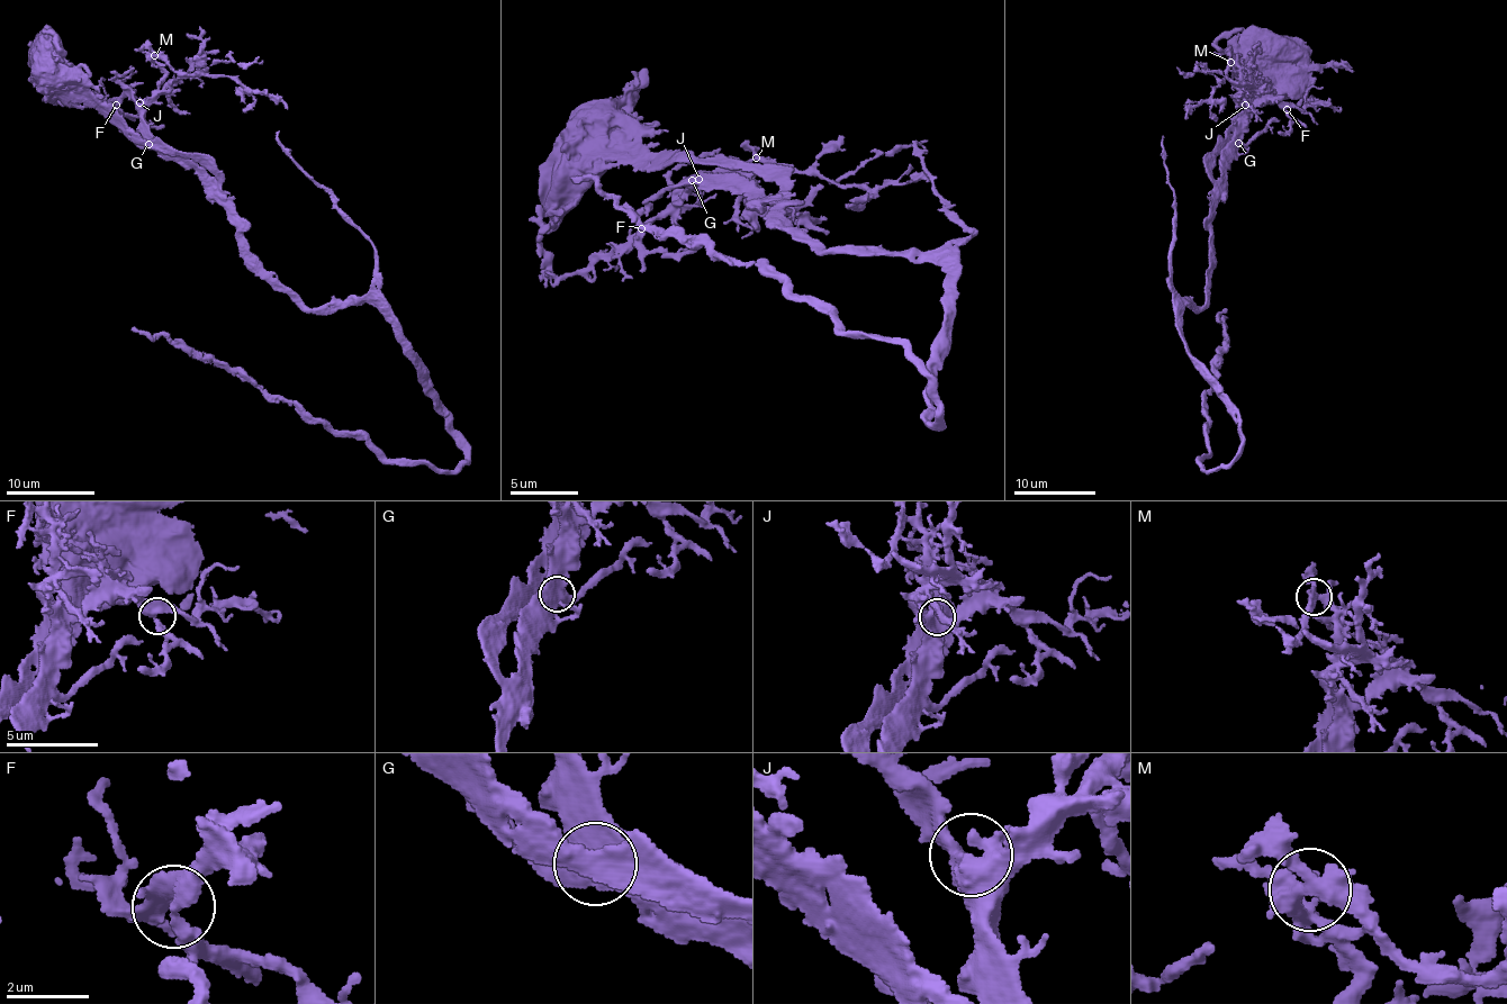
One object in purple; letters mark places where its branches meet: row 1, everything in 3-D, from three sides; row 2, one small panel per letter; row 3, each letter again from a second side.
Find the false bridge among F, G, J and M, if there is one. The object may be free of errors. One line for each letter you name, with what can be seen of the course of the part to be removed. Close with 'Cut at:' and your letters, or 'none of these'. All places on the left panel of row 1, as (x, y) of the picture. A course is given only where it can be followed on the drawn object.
M: foreign part runs (154, 56), (162, 56), (172, 68), (189, 74), (237, 78), (251, 90), (279, 98), (287, 109)
Cut at: M

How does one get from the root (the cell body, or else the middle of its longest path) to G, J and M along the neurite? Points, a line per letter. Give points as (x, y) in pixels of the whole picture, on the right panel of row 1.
G: (1265, 51), (1247, 46), (1243, 56), (1238, 81), (1243, 101), (1233, 134), (1219, 148), (1237, 142)
J: (1265, 51), (1246, 47), (1238, 81), (1243, 101), (1233, 134), (1223, 142), (1220, 151), (1233, 137), (1245, 105)
M: (1265, 51), (1246, 47), (1238, 81), (1243, 101), (1220, 151), (1239, 117), (1242, 74), (1230, 62)

